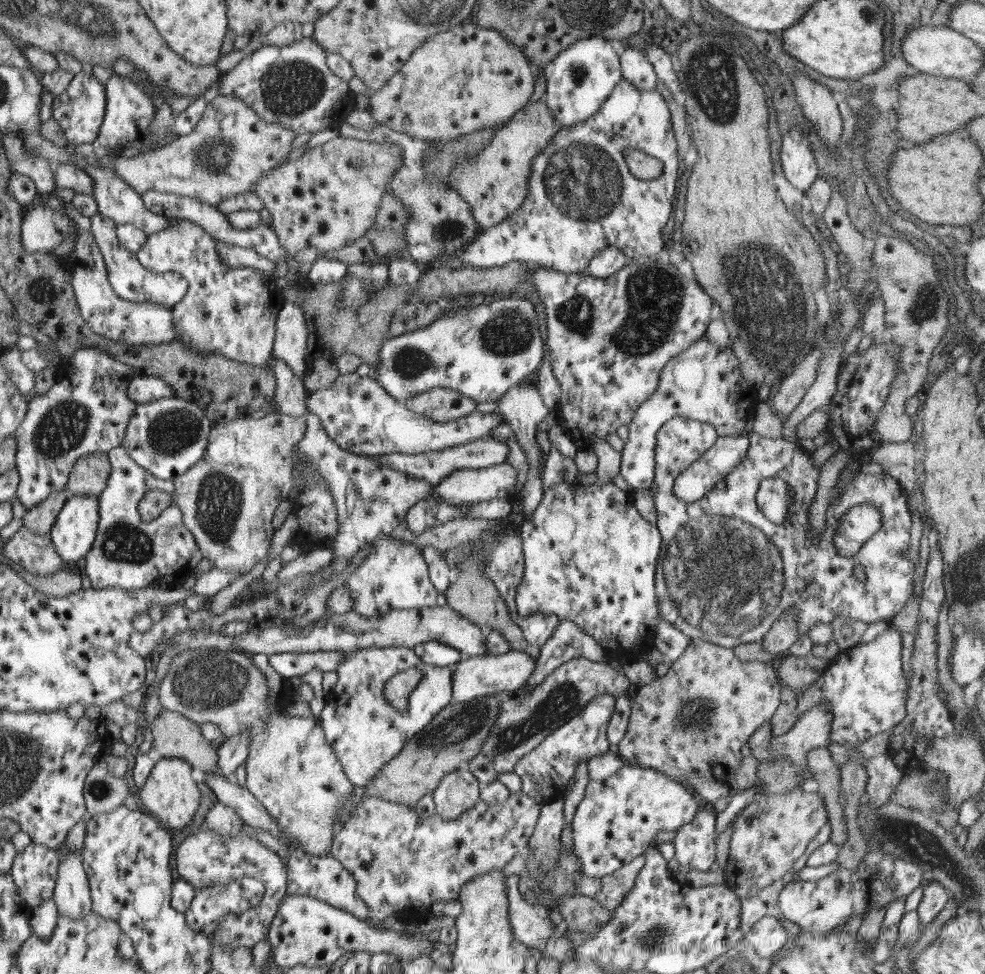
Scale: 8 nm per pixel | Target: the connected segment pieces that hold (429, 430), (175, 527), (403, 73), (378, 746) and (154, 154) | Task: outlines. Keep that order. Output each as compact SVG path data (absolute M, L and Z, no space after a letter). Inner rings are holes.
M375 372L367 376L358 373L339 375L332 386L319 391L306 389L306 410L316 414L327 436L340 448L357 456L376 456L391 453L414 455L442 451L472 440L489 437L491 431L504 421L500 413L481 413L465 416L448 423L430 420L407 409L404 401L392 398L377 381Z
M123 446L113 448L107 456L111 462L111 475L107 488L99 497L99 532L96 532L95 544L80 567L81 571L97 589L120 587L131 591L152 586L182 586L197 573L196 566L205 558L195 536L184 524L182 510L172 503L158 516L158 520L152 522L140 522L136 510L148 490L164 490L168 480L160 480L147 472L132 460Z
M471 20L468 24L450 27L448 31L440 32L431 36L430 39L426 39L424 43L412 52L411 58L408 58L407 62L404 63L401 71L392 75L392 78L387 81L383 88L380 88L380 91L371 93L368 109L375 121L388 126L392 130L396 130L396 132L408 134L414 139L428 140L430 142L438 139L454 139L460 137L460 135L466 135L488 127L505 126L510 118L524 106L527 106L531 101L531 97L535 95L536 84L538 83L537 74L536 66L528 60L528 56L524 56L524 52L520 52L520 48L516 48L512 42L508 42L504 34L500 34L494 28L482 28Z
M404 647L367 648L349 651L344 657L344 661L338 663L336 667L338 680L336 686L332 688L326 699L326 710L320 714L318 719L322 726L327 742L335 749L339 761L344 767L344 773L351 780L356 788L366 787L370 780L375 779L380 768L400 754L400 750L408 745L408 740L416 736L423 728L432 722L444 708L447 708L454 700L454 681L452 680L452 669L448 667L438 667L426 664L420 657L416 656L413 649ZM416 668L422 672L420 682L412 690L408 698L409 708L405 712L397 712L384 698L384 683L392 676L406 669Z
M219 95L207 104L190 134L179 135L170 144L133 158L118 156L112 169L139 194L147 190L172 191L218 206L228 197L254 192L264 173L286 163L295 137L296 132L286 126L260 120L255 109L244 101Z

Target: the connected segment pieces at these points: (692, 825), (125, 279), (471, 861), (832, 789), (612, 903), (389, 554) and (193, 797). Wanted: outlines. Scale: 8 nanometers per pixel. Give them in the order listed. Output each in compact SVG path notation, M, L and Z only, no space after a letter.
M708 804L700 807L700 811L696 811L696 816L690 823L676 830L676 837L673 841L676 860L682 866L688 864L691 869L695 868L702 871L710 870L712 863L716 861L714 840L718 821L716 820L716 814L712 810L706 810L706 806Z
M99 212L90 217L91 233L95 236L98 248L104 256L104 264L107 265L108 280L111 281L112 288L124 300L132 302L151 302L162 304L167 308L173 308L186 294L188 283L182 275L175 272L155 273L152 269L144 267L144 264L138 260L138 255L132 250L124 247L124 244L118 242L117 228L115 220L112 220Z
M520 790L511 792L504 802L488 803L481 800L457 819L446 820L436 813L428 818L421 817L412 805L394 803L372 795L358 803L344 827L336 831L330 854L355 877L356 893L370 909L370 918L383 920L393 915L400 920L417 921L429 915L432 901L458 899L464 885L474 876L494 869L502 870L516 854L526 850L542 814L541 806L534 797Z
M827 746L824 748L812 748L806 754L807 764L812 776L816 779L816 790L826 802L827 818L832 828L830 841L838 846L848 839L848 826L844 820L843 806L840 804L841 772L832 758Z
M640 855L612 874L600 878L601 889L594 899L605 908L618 909L620 904L623 904L622 900L628 896L628 892L634 888L634 882L644 863L644 855Z
M391 534L374 540L366 561L351 573L344 585L348 587L354 608L364 617L376 617L388 611L446 605L446 597L440 594L430 580L430 570L423 560L423 552L410 542L394 540Z
M175 756L157 757L157 762L139 793L140 800L148 812L152 812L152 815L157 816L158 820L162 820L170 828L180 828L180 830L192 820L200 804L200 790L192 778L192 766L188 761Z

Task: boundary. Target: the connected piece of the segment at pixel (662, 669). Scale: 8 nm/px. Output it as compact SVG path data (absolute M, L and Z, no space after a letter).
M664 620L664 624L660 624L660 636L656 636L656 648L663 655L663 663L656 666L656 675L664 676L670 666L689 645L689 638L679 627L670 624Z

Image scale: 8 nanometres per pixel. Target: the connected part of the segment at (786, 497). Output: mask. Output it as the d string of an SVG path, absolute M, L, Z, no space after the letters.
M780 477L764 478L758 486L755 500L758 509L774 524L784 524L793 504L788 483Z

